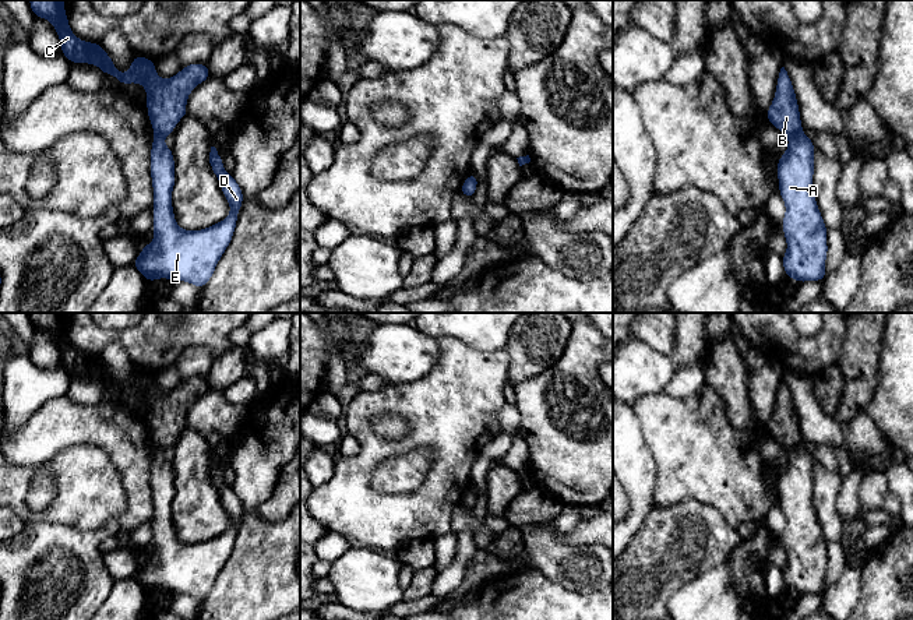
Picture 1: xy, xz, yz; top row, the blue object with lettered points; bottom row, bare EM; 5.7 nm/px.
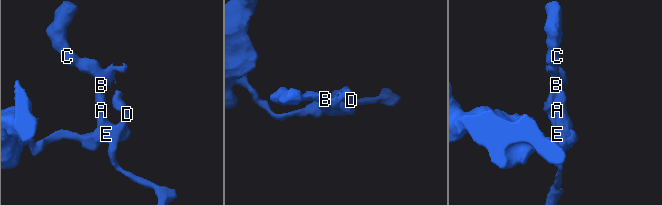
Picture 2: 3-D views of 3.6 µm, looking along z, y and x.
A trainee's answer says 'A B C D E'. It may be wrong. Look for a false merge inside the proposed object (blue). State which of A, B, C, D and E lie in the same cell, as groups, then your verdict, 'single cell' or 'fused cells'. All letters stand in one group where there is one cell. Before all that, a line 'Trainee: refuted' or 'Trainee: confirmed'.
Trainee: refuted
groups A D E / B C; fused cells

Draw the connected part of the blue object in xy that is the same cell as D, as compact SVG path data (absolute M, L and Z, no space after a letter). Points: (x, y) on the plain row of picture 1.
M154 447L149 485L154 500L155 553L145 557L131 577L147 595L169 591L190 595L201 602L212 591L218 574L233 550L243 504L235 490L225 485L222 469L215 459L211 459L209 476L230 517L230 525L225 533L207 542L184 543L177 539L172 519L172 504L176 496L173 465L165 458L163 448Z

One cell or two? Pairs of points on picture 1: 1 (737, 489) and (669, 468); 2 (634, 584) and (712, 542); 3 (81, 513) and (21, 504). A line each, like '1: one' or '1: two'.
1: one
2: one
3: one

